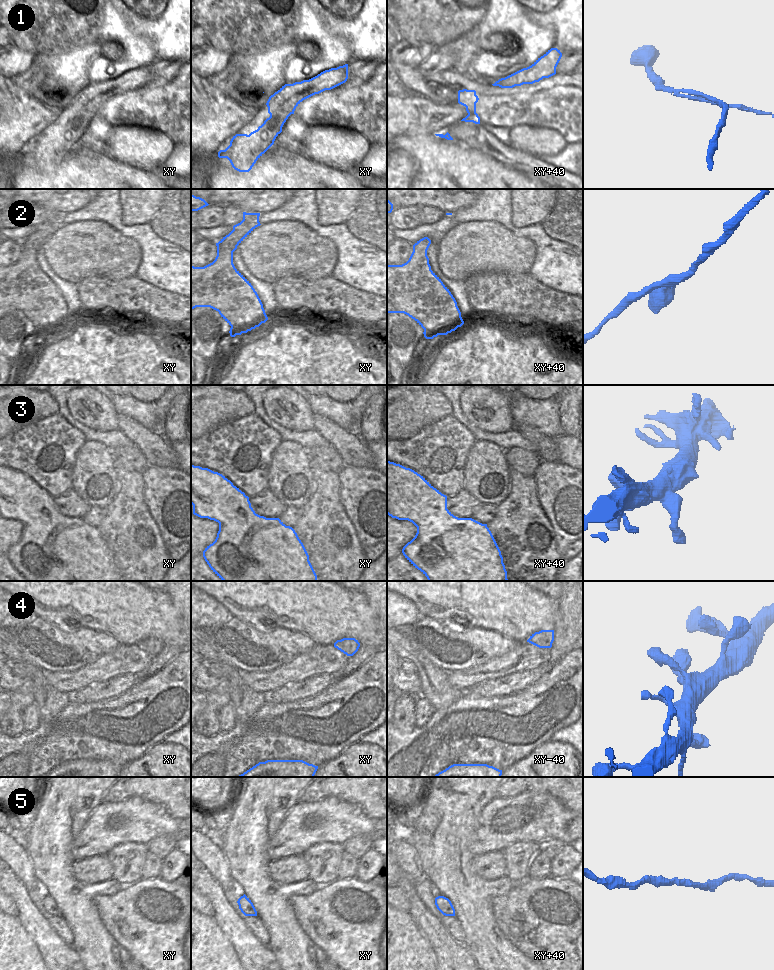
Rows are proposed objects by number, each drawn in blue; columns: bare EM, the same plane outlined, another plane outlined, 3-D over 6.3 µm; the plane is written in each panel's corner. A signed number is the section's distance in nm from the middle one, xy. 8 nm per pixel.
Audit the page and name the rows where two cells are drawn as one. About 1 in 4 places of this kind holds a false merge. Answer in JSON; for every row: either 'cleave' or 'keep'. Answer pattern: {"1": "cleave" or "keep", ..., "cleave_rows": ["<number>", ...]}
{"1": "cleave", "2": "keep", "3": "keep", "4": "keep", "5": "keep", "cleave_rows": ["1"]}

